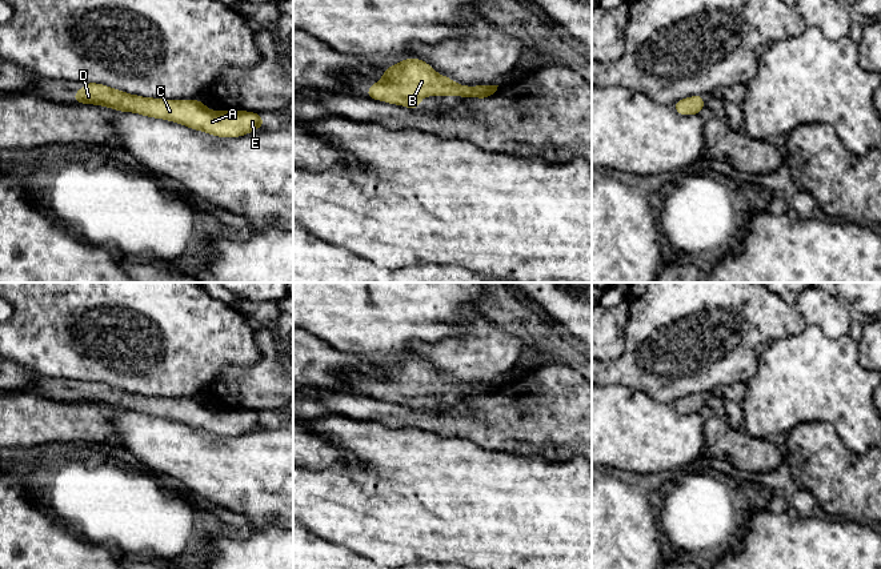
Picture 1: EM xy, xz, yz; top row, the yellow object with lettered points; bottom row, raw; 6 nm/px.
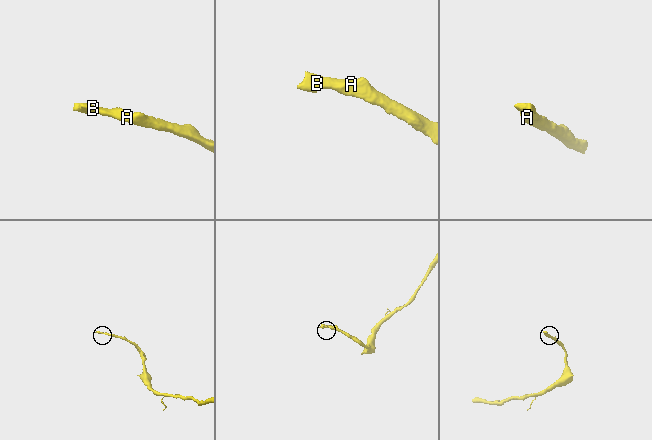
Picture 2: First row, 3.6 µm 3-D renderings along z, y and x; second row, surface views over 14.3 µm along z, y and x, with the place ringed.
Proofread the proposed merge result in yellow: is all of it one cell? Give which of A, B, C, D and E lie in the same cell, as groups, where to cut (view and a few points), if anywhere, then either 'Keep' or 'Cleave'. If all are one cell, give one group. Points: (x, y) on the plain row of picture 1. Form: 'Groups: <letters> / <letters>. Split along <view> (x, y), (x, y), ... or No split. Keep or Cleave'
Groups: A B C D E. No split. Keep

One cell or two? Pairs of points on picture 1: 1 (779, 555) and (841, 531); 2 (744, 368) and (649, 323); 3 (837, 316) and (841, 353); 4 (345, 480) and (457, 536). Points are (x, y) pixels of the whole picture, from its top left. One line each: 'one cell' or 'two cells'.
1: one cell
2: one cell
3: two cells
4: one cell

